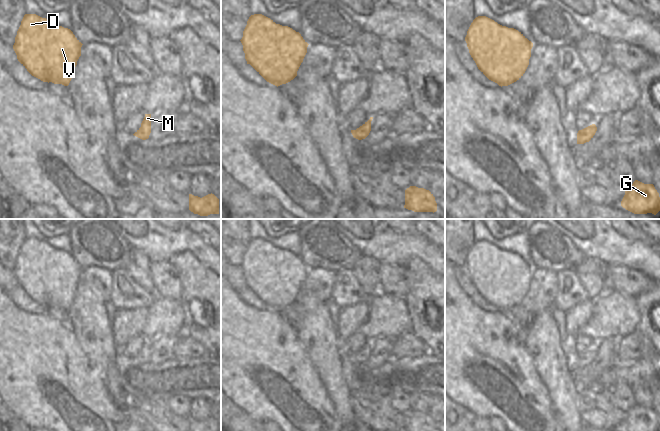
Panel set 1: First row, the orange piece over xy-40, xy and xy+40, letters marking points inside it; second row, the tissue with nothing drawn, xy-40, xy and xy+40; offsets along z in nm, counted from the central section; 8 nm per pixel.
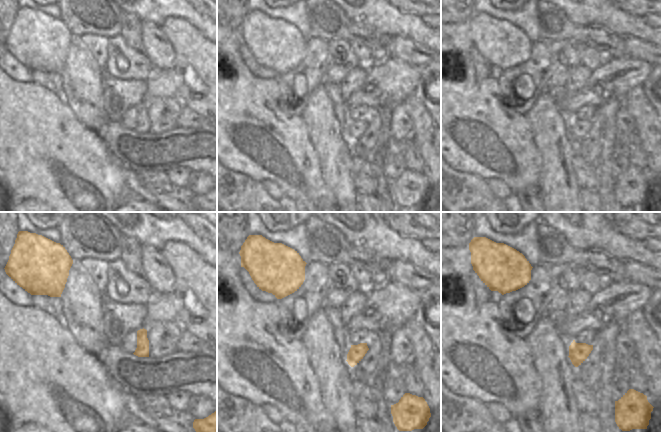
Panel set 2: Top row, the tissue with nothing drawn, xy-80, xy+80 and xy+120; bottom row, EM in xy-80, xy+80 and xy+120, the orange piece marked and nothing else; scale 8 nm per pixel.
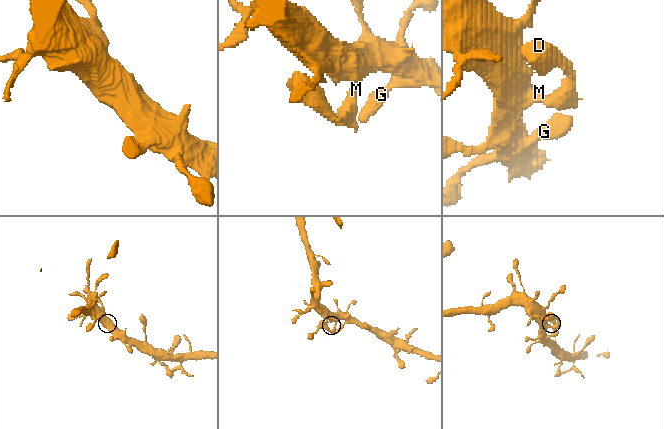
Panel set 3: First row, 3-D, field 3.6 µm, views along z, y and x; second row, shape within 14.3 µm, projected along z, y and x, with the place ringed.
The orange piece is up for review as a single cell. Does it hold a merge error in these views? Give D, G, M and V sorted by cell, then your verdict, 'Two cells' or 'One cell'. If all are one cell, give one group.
Groups: D G M V. One cell

